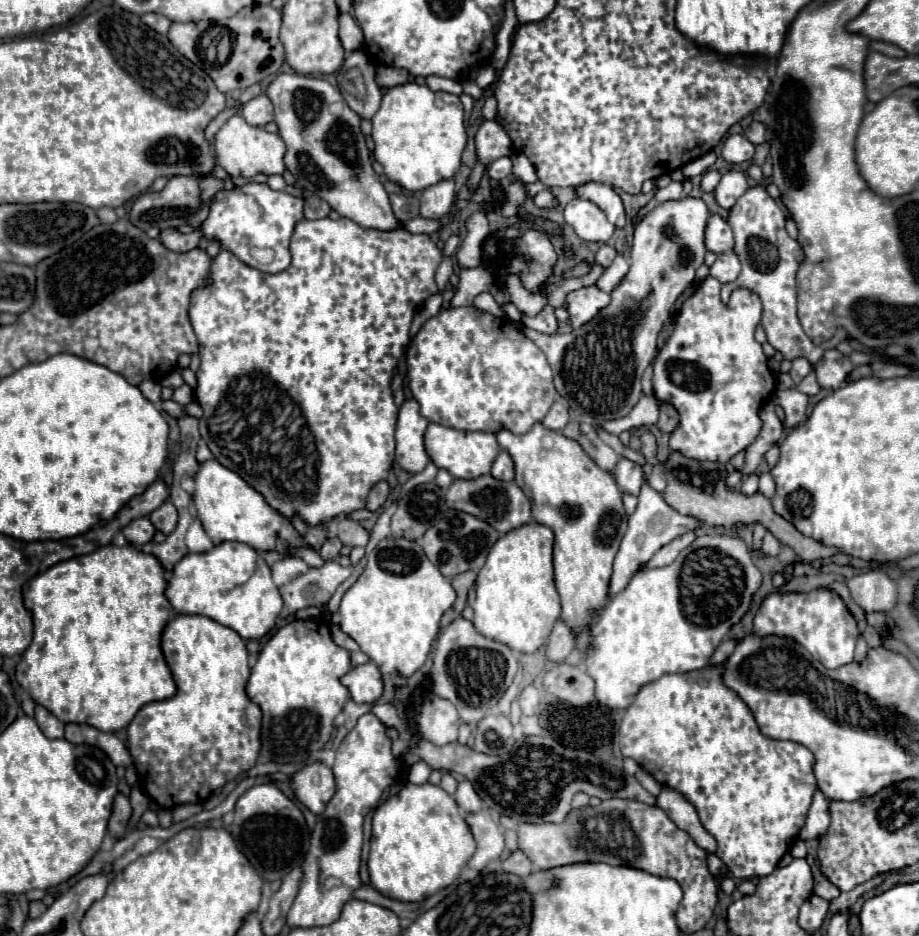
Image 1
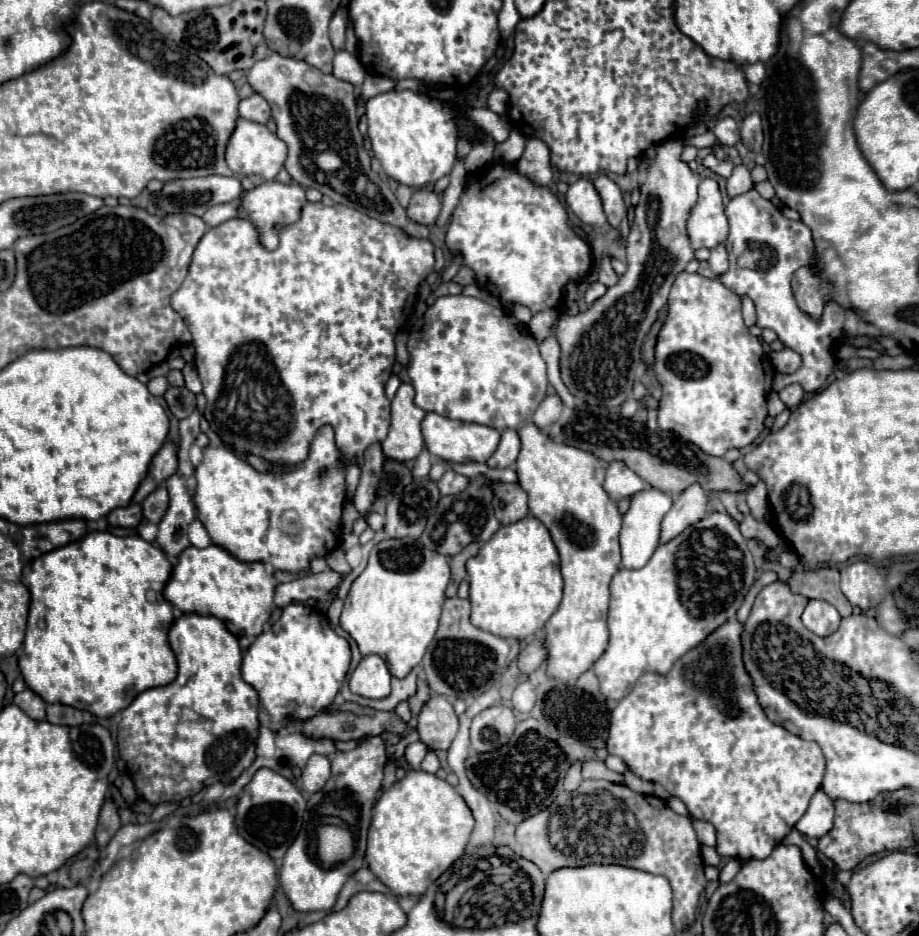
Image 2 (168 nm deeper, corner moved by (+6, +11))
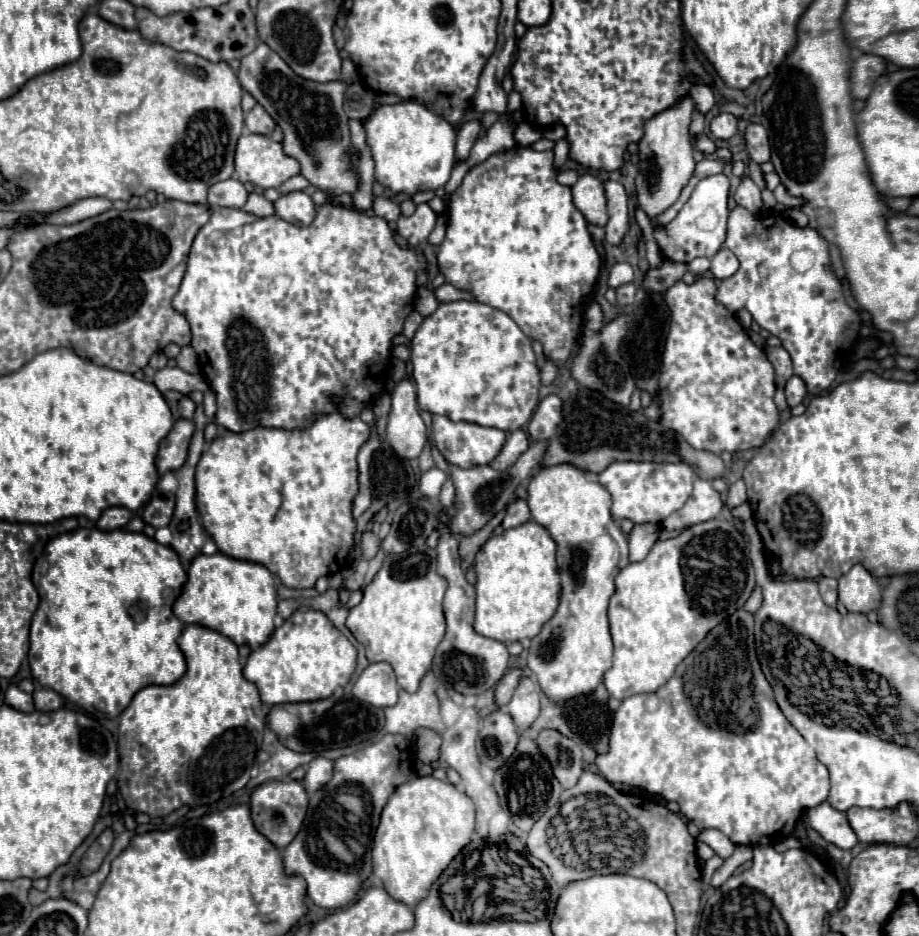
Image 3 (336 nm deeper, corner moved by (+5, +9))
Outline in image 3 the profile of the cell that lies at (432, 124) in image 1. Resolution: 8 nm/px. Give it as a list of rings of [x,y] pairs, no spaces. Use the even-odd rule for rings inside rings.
[[[418,102],[378,106],[366,128],[366,144],[374,160],[374,178],[396,194],[442,188],[454,168],[456,130]]]

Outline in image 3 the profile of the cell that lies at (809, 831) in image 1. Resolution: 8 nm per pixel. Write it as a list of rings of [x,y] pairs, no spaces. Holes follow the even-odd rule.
[[[828,802],[806,810],[804,826],[814,828],[826,842],[836,844],[842,850],[850,850],[858,844],[858,838],[850,828],[846,814],[834,810]]]

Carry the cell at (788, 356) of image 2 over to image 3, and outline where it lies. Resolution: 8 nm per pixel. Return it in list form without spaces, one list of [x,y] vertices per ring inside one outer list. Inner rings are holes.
[[[782,346],[768,348],[766,352],[768,352],[768,360],[772,362],[772,366],[776,370],[776,382],[778,382],[778,386],[782,386],[792,376],[792,360],[790,360],[790,354]]]

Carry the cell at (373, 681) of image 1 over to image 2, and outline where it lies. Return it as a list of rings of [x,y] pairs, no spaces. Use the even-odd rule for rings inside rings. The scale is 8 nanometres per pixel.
[[[371,654],[361,658],[357,668],[349,676],[349,688],[353,694],[359,694],[363,698],[385,698],[391,692],[389,680],[391,674],[385,660],[377,654]]]

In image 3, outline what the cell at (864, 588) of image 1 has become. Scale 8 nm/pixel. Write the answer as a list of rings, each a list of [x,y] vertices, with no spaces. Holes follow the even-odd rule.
[[[856,564],[844,576],[840,576],[838,598],[848,612],[868,614],[880,606],[882,590],[870,572],[864,566]]]

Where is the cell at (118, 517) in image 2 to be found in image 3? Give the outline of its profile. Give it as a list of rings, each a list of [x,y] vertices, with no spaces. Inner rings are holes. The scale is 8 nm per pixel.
[[[114,506],[114,508],[106,508],[100,518],[96,520],[96,526],[100,530],[116,530],[116,528],[124,528],[130,518],[134,516],[134,512],[126,510],[126,508],[120,508],[120,506]]]

